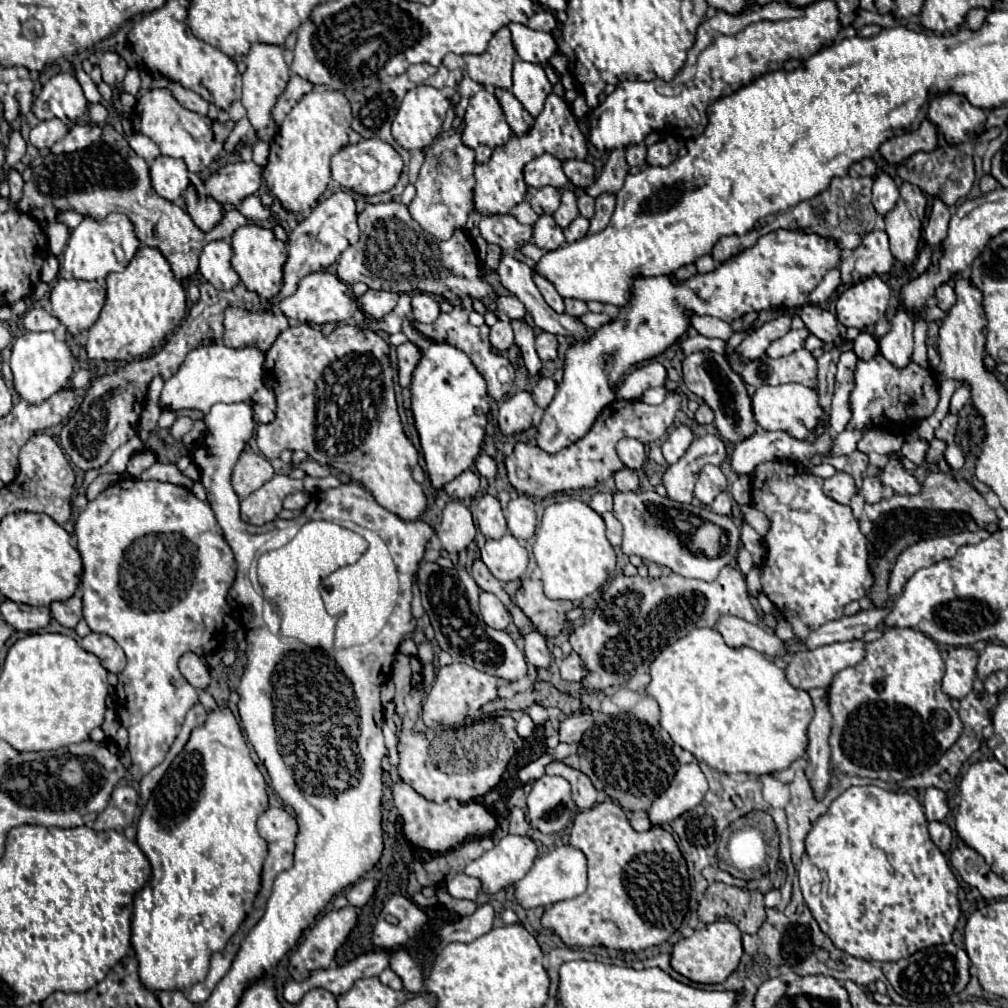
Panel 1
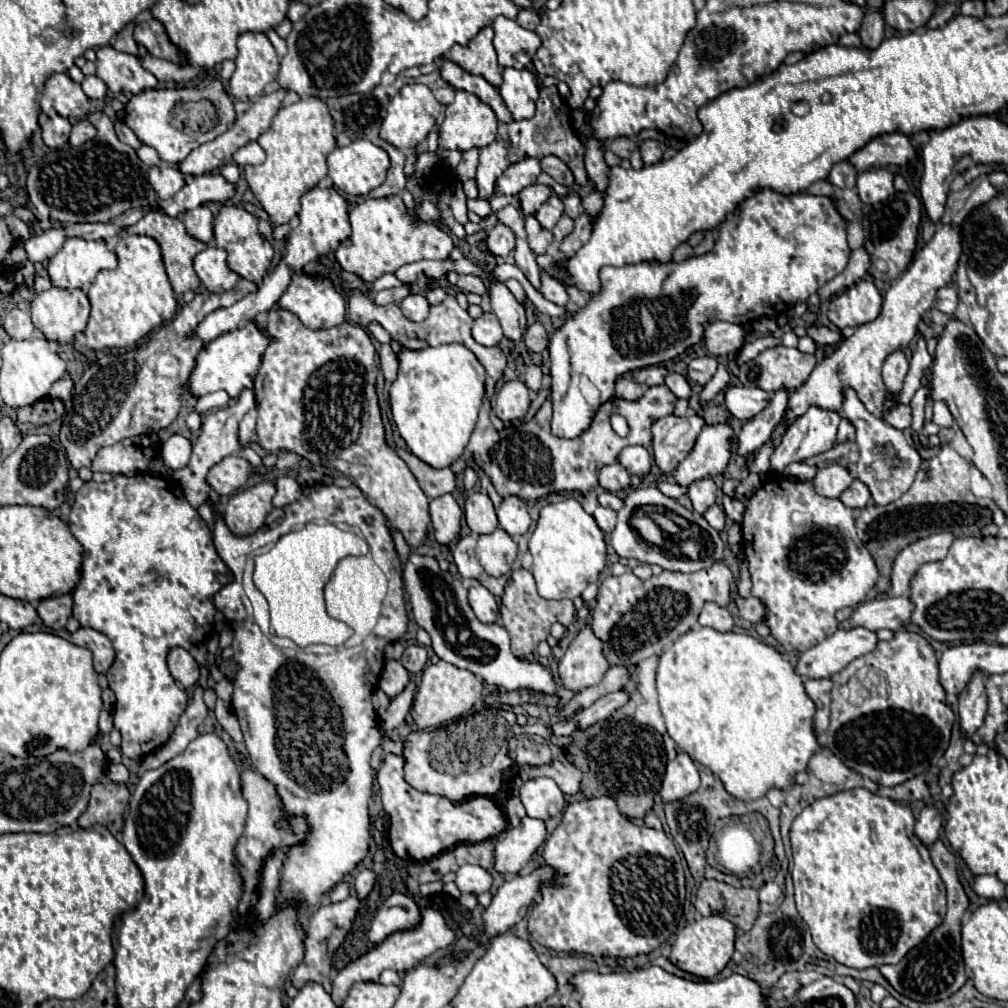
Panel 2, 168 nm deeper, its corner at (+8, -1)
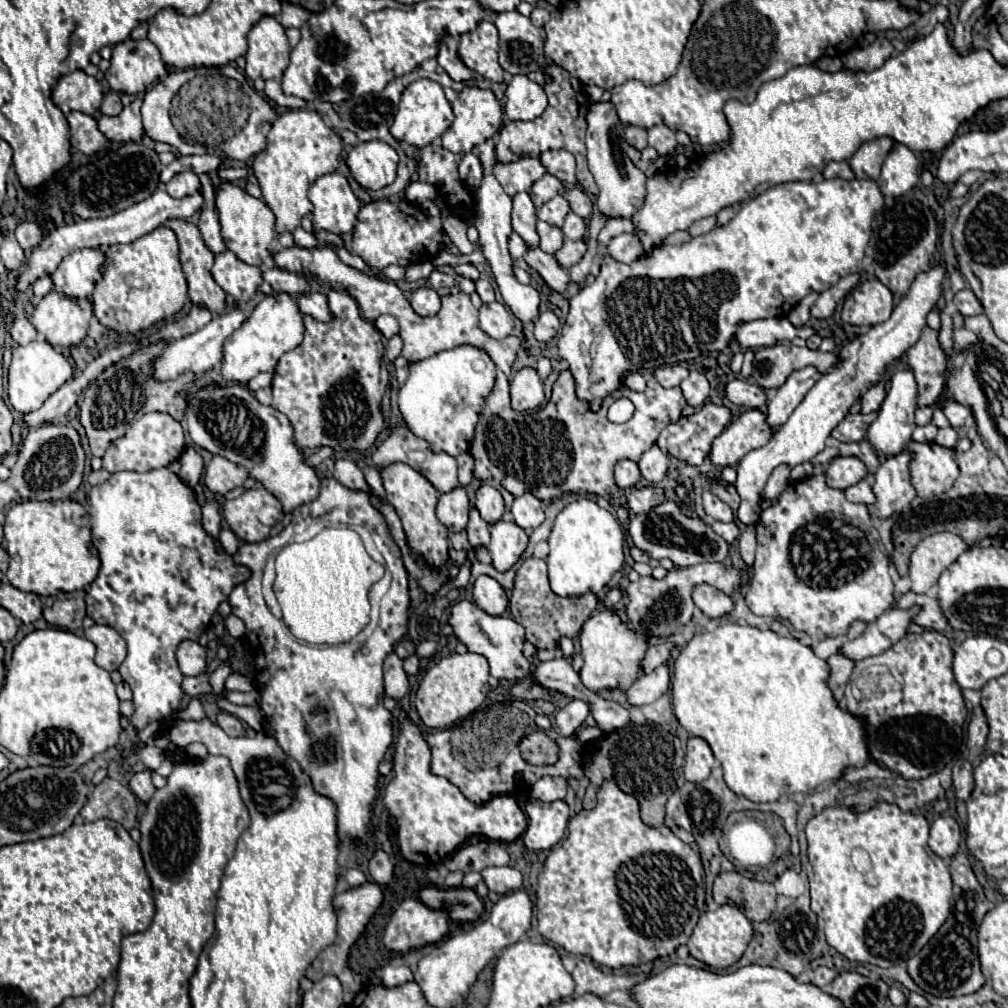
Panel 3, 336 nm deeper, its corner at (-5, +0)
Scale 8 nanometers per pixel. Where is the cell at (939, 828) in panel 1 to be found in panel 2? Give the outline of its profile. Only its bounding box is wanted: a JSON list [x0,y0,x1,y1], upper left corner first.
[879,841,969,1001]

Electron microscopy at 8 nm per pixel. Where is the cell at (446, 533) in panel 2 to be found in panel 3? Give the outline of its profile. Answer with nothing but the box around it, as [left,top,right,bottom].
[436,486,470,534]

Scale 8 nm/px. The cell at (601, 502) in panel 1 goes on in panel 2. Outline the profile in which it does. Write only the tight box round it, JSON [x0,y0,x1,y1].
[599,491,623,511]

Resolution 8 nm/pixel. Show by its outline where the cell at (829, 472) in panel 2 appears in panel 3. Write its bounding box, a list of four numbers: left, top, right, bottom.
[826,456,868,490]

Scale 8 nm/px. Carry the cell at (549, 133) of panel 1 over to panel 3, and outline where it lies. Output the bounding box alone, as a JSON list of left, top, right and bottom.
[494,66,598,196]

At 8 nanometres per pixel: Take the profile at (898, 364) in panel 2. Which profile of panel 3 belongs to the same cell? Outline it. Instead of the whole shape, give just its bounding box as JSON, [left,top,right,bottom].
[868,368,918,458]

